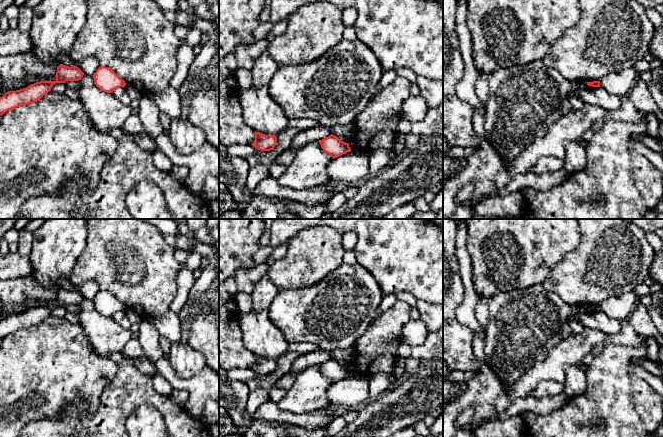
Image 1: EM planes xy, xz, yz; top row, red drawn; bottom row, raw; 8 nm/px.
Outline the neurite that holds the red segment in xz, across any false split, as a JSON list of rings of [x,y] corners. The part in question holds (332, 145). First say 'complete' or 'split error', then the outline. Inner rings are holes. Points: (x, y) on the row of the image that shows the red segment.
complete; [[[333,134],[322,140],[319,140],[319,143],[323,151],[329,154],[333,159],[351,151],[348,143],[341,141]]]

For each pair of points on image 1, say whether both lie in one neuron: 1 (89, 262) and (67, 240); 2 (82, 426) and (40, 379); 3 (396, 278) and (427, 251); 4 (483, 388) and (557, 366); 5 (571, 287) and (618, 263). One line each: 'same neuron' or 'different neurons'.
1: different neurons
2: different neurons
3: same neuron
4: same neuron
5: same neuron

